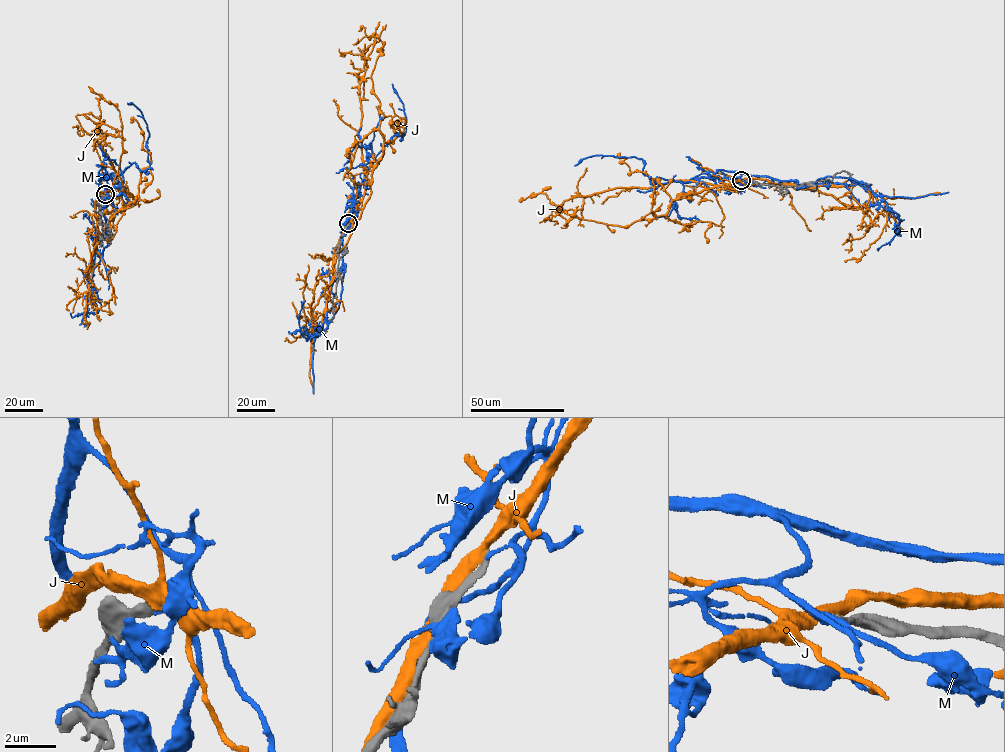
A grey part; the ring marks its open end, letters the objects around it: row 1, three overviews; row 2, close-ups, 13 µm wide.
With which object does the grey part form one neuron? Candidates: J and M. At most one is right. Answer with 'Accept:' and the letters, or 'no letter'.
Accept: no letter

